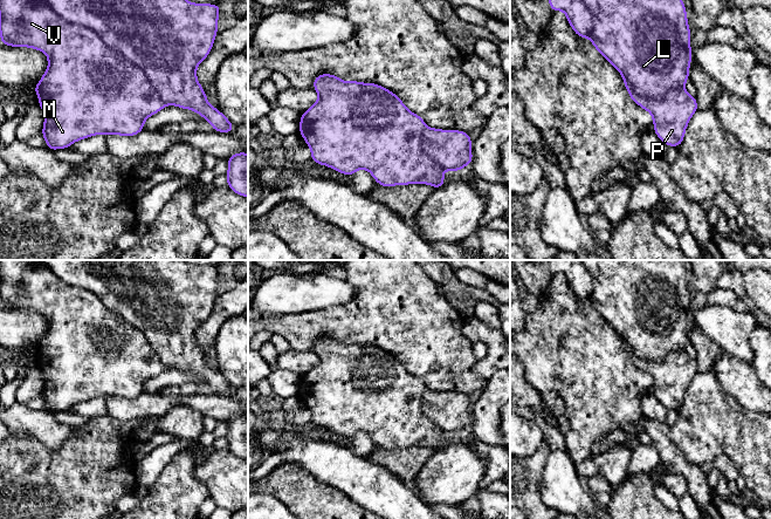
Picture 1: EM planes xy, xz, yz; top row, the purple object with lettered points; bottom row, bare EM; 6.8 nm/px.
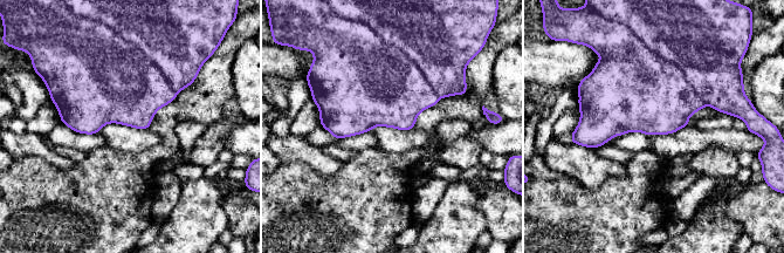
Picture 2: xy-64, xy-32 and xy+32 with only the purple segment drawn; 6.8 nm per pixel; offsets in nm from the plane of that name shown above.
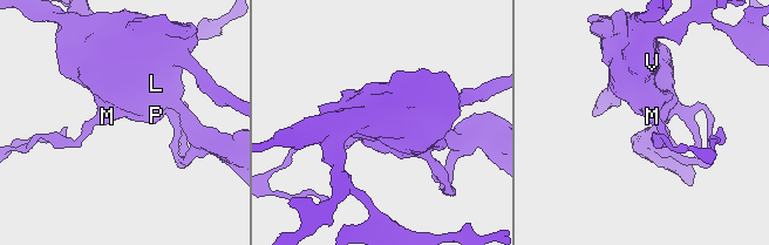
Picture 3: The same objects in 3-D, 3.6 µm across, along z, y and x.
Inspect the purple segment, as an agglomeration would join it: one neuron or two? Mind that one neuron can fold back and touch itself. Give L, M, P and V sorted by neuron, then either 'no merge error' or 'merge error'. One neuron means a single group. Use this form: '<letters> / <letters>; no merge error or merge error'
L / M P V; merge error

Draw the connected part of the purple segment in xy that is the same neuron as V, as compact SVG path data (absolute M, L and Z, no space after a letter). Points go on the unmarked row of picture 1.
M0 260L0 300L1 307L34 310L47 317L48 330L34 354L43 373L41 396L51 414L67 411L95 397L136 398L144 392L147 380L166 369L140 330L110 312L94 293L67 285L46 265L39 265L37 260Z

